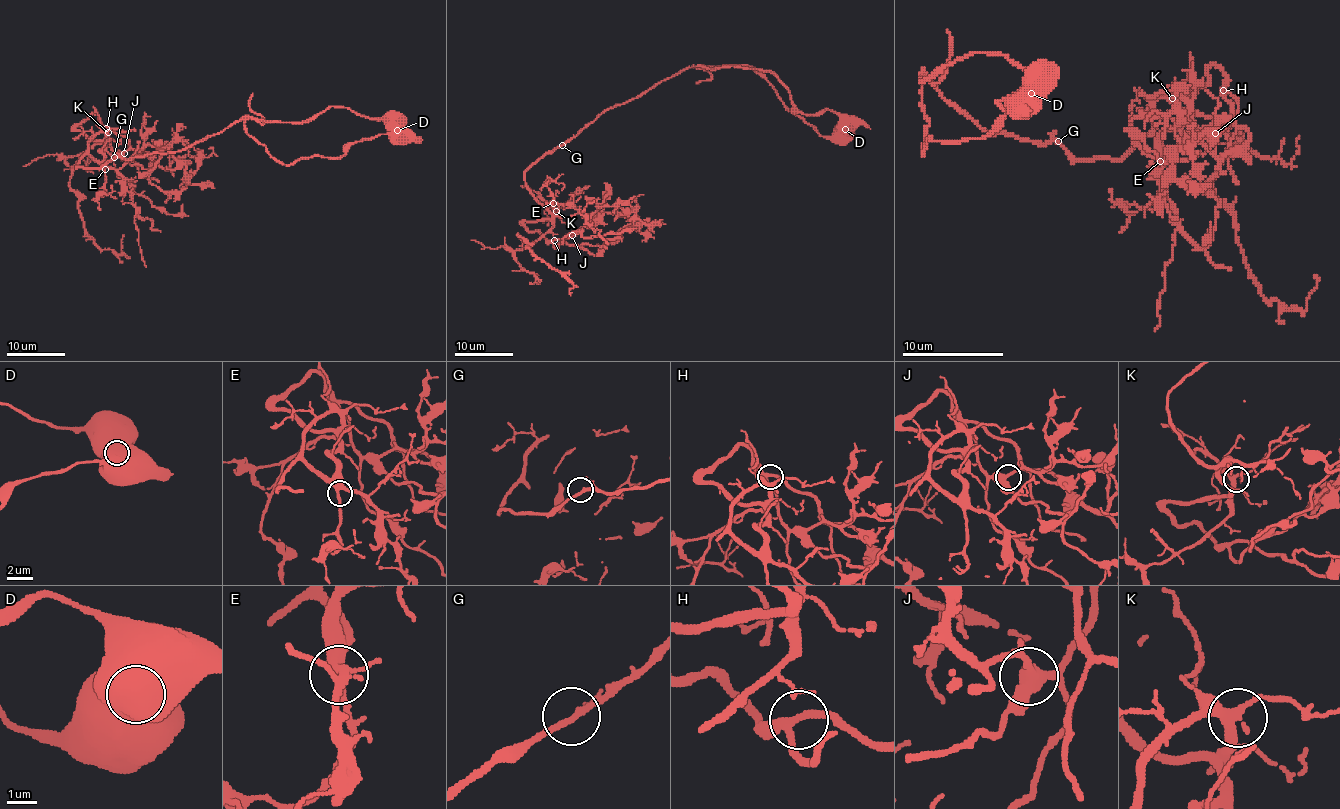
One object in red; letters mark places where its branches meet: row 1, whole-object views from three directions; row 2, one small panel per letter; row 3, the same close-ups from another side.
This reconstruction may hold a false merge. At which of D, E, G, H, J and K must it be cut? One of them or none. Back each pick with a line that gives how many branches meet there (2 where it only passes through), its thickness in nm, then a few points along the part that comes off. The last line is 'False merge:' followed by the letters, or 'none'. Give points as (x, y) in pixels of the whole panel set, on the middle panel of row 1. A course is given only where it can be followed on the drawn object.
D: 2 | 850 nm | (845, 129), (829, 110), (803, 114), (772, 73), (692, 66), (711, 75), (700, 80)
False merge: D

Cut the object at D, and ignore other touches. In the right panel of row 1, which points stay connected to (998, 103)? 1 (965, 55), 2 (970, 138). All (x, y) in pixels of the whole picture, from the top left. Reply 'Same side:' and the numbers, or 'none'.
Same side: 2

